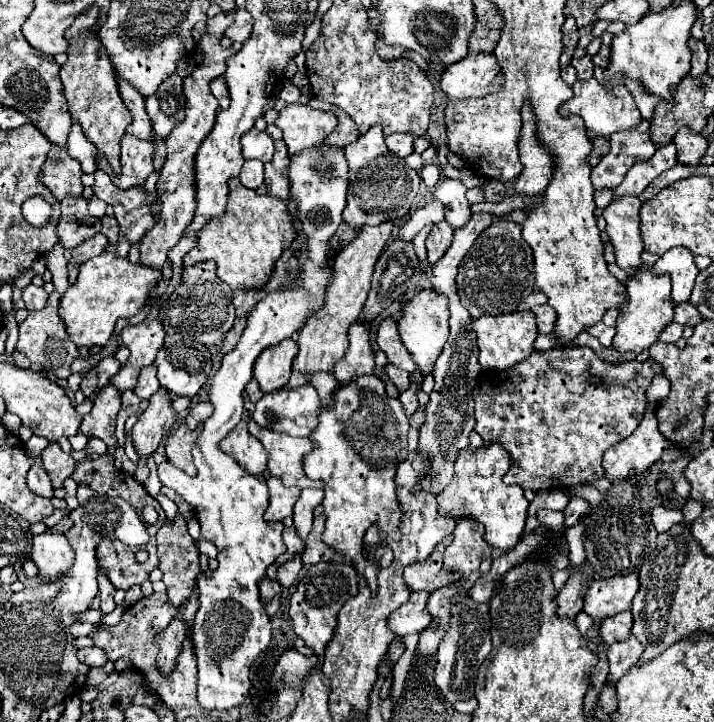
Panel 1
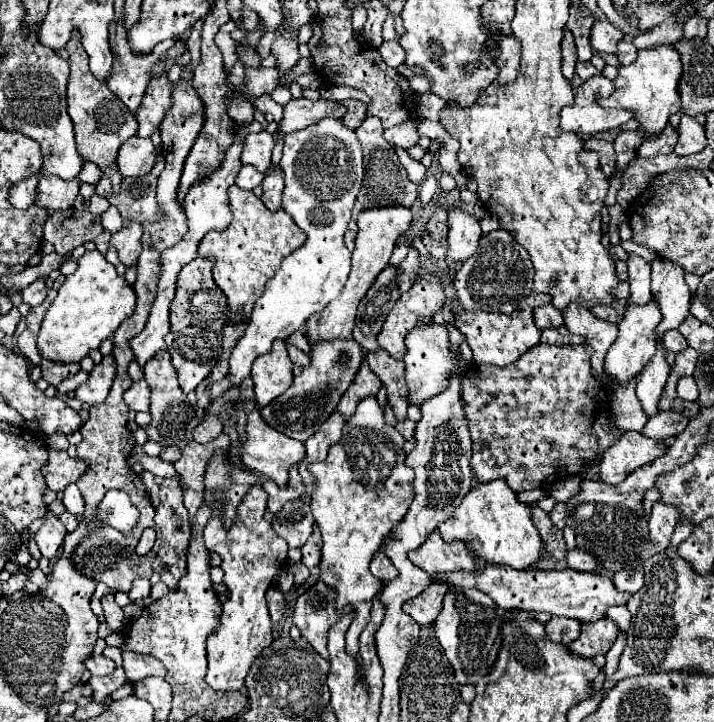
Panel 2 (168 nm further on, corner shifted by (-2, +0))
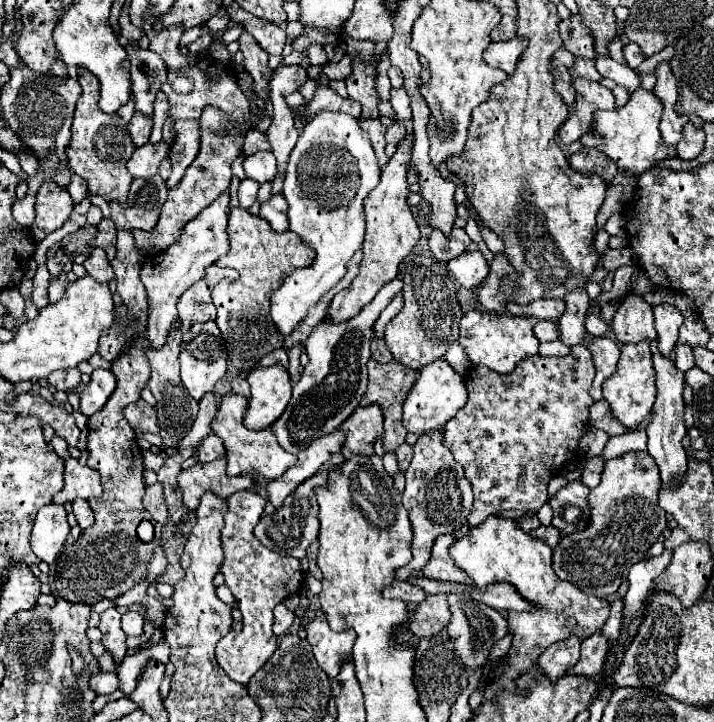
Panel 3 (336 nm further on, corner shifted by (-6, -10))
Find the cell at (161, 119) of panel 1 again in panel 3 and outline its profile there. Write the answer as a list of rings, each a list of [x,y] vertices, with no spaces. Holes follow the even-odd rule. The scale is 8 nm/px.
[[[136,111],[136,115],[132,117],[130,125],[128,125],[128,131],[132,135],[132,141],[136,147],[142,147],[148,143],[150,139],[150,131],[152,131],[152,115],[144,115],[140,111]]]

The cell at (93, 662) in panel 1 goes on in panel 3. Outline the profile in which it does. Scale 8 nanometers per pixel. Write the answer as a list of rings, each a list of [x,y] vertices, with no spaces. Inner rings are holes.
[[[96,673],[90,677],[90,687],[98,693],[98,695],[108,695],[112,691],[118,689],[118,675],[116,673]]]

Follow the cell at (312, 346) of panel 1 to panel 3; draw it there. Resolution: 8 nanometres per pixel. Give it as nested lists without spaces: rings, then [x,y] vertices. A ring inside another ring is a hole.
[[[406,135],[406,139],[400,143],[394,157],[382,169],[380,183],[364,199],[364,213],[366,213],[366,237],[362,247],[364,259],[360,263],[360,273],[354,277],[352,285],[334,295],[326,315],[330,323],[344,323],[346,319],[352,319],[354,315],[358,315],[362,307],[366,307],[374,299],[380,287],[398,275],[398,265],[404,261],[404,257],[412,251],[412,247],[420,239],[418,223],[408,205],[410,185],[406,175],[408,175],[408,163],[410,163],[410,145],[412,145],[412,135]]]

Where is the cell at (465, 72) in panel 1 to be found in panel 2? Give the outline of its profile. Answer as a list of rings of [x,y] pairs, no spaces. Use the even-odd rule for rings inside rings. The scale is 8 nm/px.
[[[502,35],[500,43],[500,57],[496,61],[496,65],[500,67],[500,75],[498,75],[498,83],[506,85],[506,83],[512,83],[518,75],[518,69],[520,69],[520,45],[518,45],[518,39],[514,35],[506,37]]]

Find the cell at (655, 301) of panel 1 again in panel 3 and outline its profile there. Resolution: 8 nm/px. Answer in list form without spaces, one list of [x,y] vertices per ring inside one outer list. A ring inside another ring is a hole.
[[[642,339],[640,343],[622,345],[622,355],[618,367],[612,377],[604,381],[604,399],[612,407],[612,415],[626,425],[626,429],[634,429],[650,411],[656,399],[656,371],[652,367],[650,339]]]

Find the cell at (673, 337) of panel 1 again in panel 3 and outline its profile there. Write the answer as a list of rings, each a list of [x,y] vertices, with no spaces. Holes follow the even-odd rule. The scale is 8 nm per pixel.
[[[676,345],[674,349],[674,363],[676,367],[686,373],[688,369],[694,367],[694,355],[692,355],[692,347],[690,345]]]

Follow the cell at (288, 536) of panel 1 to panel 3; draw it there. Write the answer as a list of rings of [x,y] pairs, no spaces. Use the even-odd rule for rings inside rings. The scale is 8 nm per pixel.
[[[322,471],[322,473],[306,479],[302,485],[298,485],[294,495],[286,497],[286,503],[282,505],[282,509],[278,509],[274,515],[262,517],[254,529],[254,535],[258,537],[258,541],[264,543],[268,549],[278,551],[280,555],[290,555],[290,557],[302,559],[306,555],[306,549],[310,547],[310,543],[314,543],[318,539],[320,523],[318,523],[316,499],[314,499],[312,489],[316,485],[326,485],[326,475],[328,475],[328,471]]]

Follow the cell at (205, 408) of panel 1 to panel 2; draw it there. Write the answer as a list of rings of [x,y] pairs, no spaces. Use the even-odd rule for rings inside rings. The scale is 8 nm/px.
[[[206,415],[194,429],[194,441],[210,443],[210,439],[216,439],[220,433],[222,433],[222,421],[214,415]]]

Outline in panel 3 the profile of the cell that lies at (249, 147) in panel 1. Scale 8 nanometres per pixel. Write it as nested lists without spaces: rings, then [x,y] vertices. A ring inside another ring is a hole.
[[[258,151],[254,155],[248,155],[244,159],[244,171],[246,177],[258,181],[258,183],[266,183],[272,181],[276,175],[276,157],[272,151]]]

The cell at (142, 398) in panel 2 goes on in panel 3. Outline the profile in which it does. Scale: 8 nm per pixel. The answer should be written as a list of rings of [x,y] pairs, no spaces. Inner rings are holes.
[[[138,399],[136,403],[130,403],[124,409],[124,417],[130,423],[134,431],[142,433],[158,433],[158,421],[156,421],[156,409],[148,405],[144,399]]]

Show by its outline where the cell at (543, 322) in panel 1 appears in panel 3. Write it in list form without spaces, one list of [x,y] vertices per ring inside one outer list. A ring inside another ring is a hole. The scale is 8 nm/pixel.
[[[538,321],[534,325],[534,335],[538,341],[556,341],[558,339],[558,323],[556,321]]]

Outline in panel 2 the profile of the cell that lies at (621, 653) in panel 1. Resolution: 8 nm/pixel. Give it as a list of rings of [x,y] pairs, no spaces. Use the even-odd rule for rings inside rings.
[[[620,605],[620,607],[610,607],[606,615],[608,615],[614,623],[618,623],[624,633],[628,631],[628,627],[630,627],[630,617],[632,617],[632,615],[630,615],[630,611],[628,611],[624,605]]]

